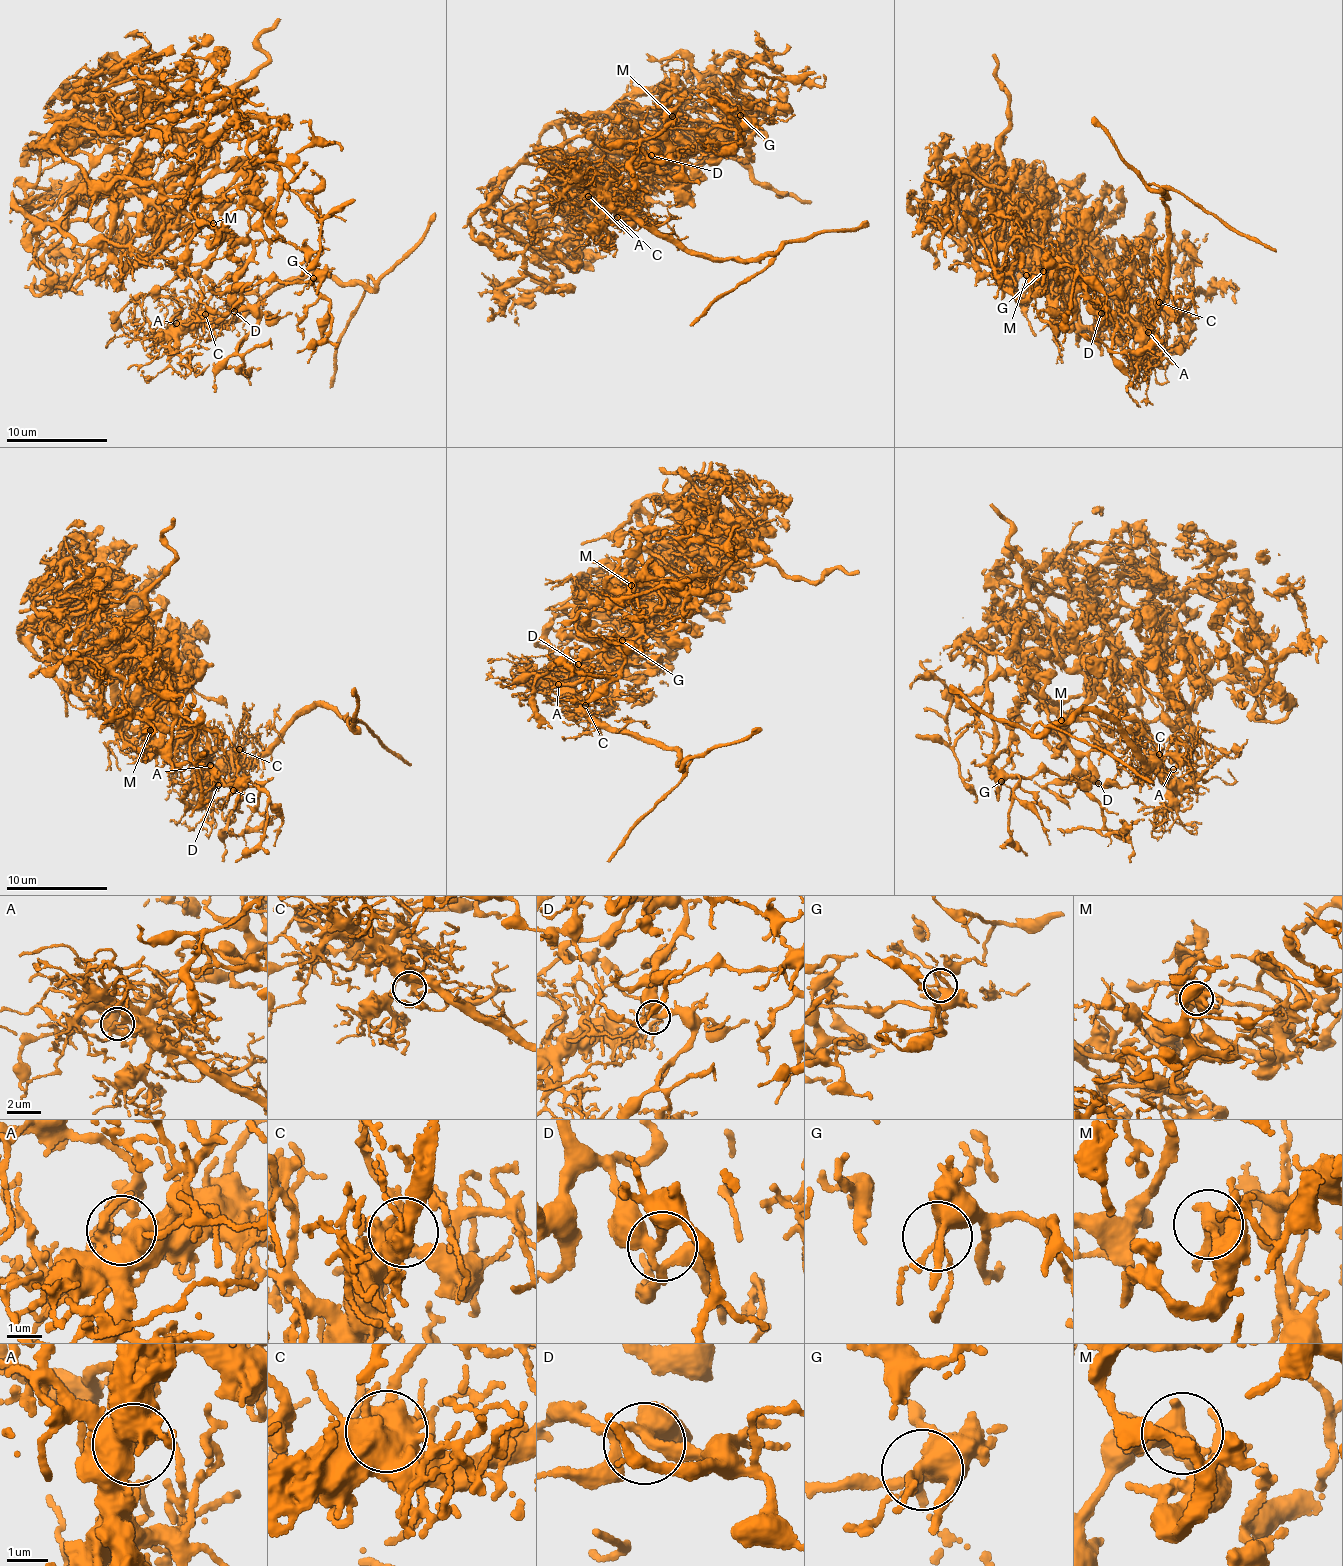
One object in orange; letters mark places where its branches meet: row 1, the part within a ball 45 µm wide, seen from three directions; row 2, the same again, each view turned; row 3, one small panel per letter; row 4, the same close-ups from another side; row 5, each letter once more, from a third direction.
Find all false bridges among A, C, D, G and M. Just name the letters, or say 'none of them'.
A, M

